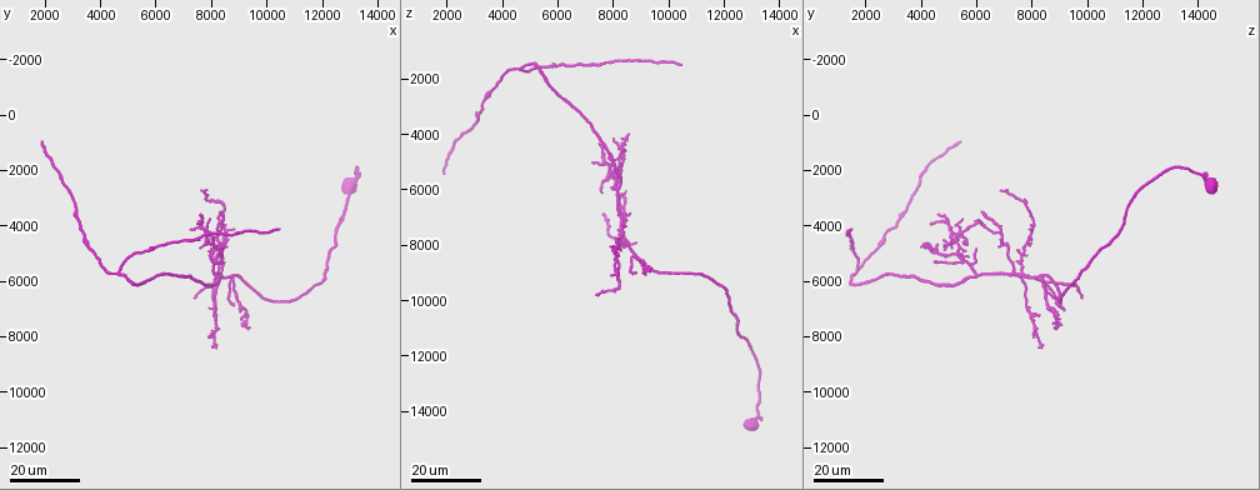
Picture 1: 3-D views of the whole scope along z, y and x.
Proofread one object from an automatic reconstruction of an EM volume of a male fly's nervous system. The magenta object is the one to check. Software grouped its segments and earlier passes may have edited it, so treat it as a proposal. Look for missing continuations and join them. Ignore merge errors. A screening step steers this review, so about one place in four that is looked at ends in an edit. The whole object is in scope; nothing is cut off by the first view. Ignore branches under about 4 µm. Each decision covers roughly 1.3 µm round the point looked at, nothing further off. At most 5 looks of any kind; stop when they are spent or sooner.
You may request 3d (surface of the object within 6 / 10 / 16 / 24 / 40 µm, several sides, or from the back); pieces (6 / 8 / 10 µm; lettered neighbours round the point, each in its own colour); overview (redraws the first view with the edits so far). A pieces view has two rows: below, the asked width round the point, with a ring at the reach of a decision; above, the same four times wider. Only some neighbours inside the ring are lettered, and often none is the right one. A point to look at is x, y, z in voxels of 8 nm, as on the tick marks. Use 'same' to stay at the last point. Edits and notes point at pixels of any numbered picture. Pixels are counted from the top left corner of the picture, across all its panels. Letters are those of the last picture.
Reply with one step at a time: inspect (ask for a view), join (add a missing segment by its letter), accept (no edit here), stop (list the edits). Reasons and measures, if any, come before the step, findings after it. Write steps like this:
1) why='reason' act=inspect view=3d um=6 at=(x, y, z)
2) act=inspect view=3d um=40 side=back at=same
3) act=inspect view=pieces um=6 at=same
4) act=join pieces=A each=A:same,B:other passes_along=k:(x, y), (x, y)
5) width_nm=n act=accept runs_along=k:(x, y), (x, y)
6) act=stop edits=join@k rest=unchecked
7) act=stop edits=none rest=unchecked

why='long arm stops here' act=inspect view=3d um=16 at=(1800, 1000, 5300)

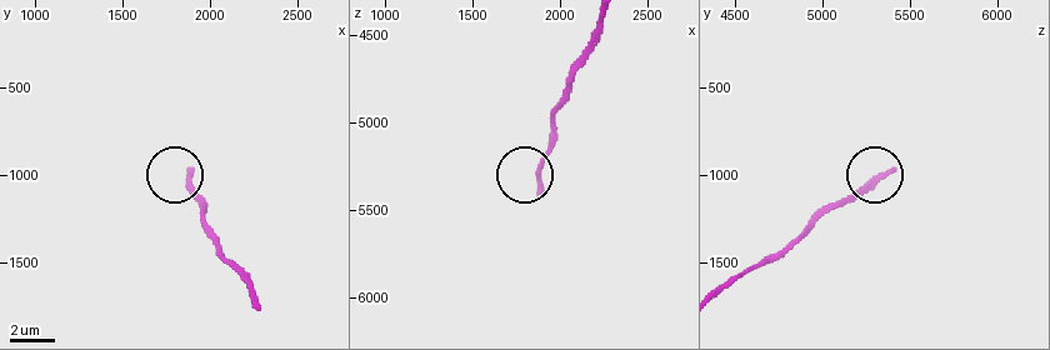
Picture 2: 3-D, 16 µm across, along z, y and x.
act=inspect view=pieces um=6 at=(1880, 960, 5380)

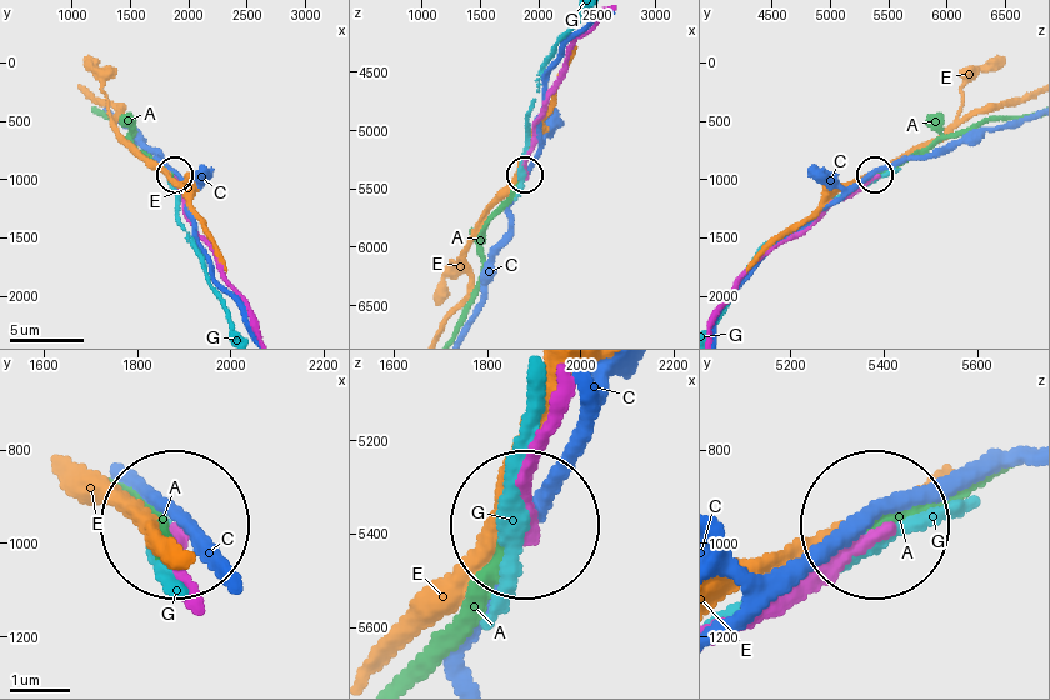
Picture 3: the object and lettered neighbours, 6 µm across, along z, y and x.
width_nm=210 act=accept each=A:other,C:other,E:other,G:other runs_along=3:(550, 435), (525, 520) found='no lettered segment goes on from it'

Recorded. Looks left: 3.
act=inspect view=3d um=16 at=(10500, 4100, 1600)

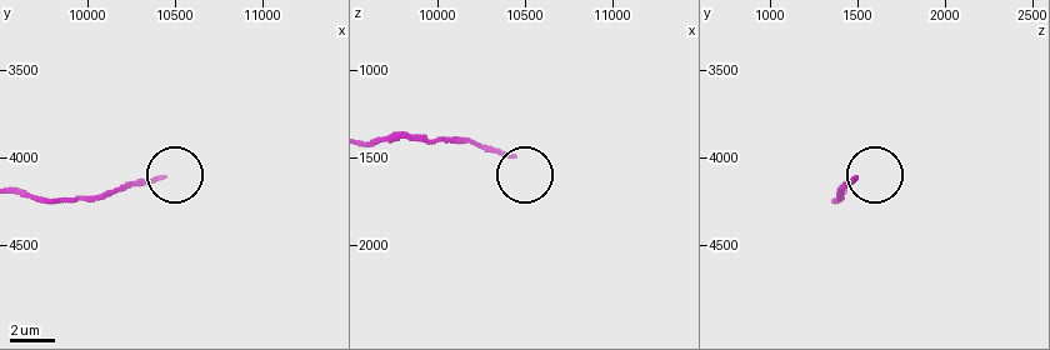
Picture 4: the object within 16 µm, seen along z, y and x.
why='what lies round it' act=inspect view=pieces um=8 at=(10440, 4120, 1480)

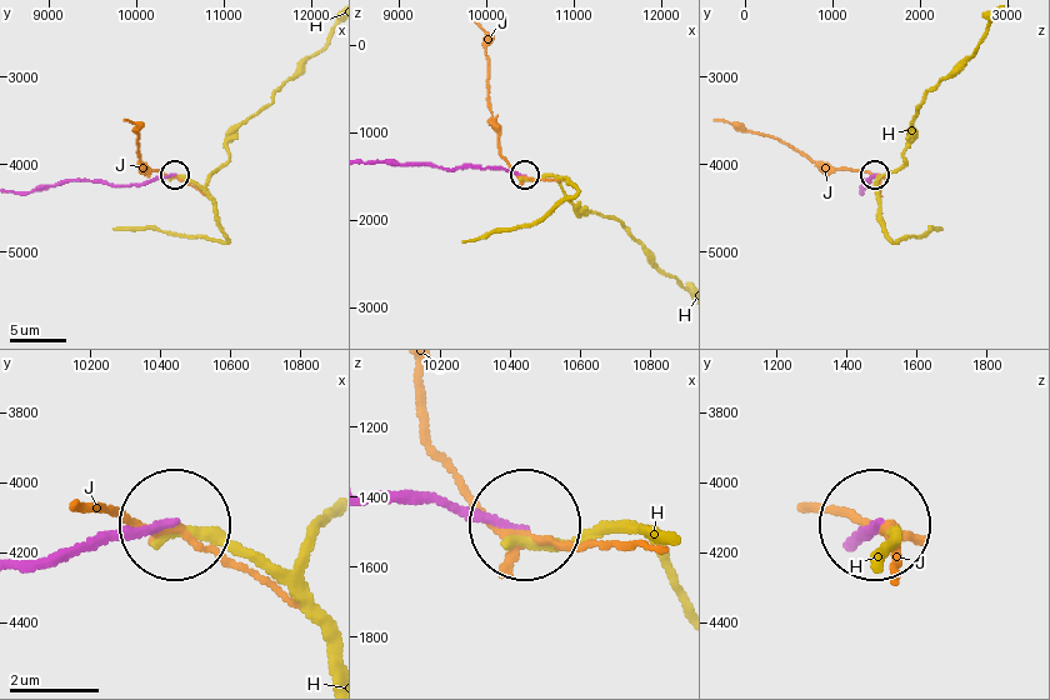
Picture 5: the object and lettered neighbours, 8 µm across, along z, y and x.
act=accept each=H:other,J:other runs_along=5:(23, 191), (73, 180), (143, 185), (173, 174) found='none of them fits'

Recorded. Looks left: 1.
act=stop edits=none rest=unchecked

